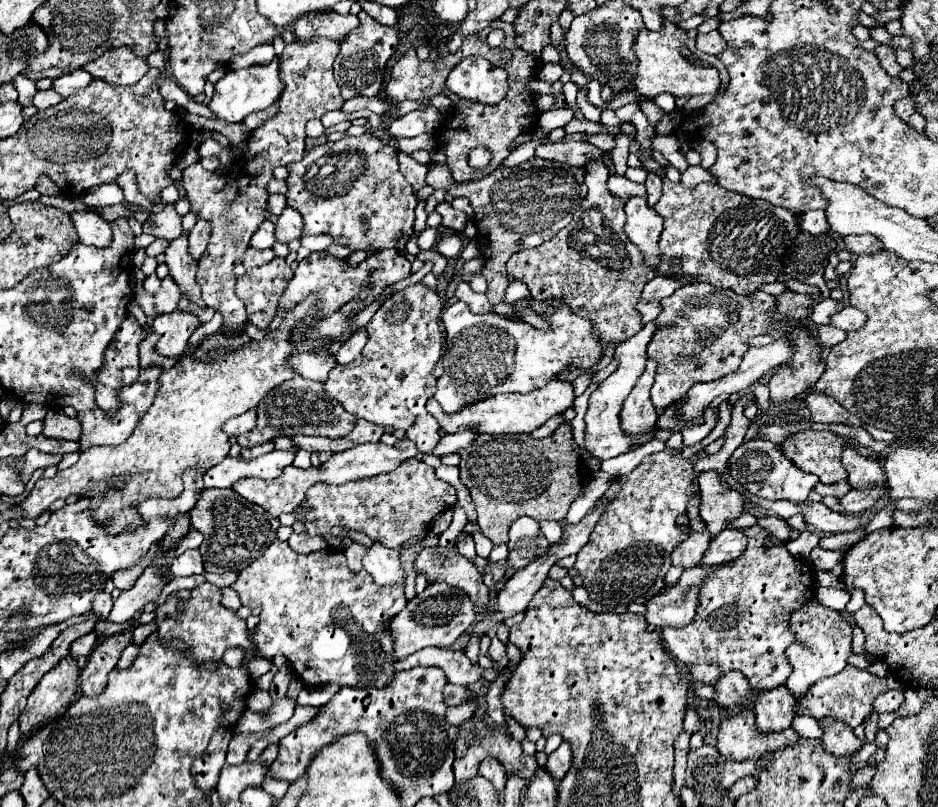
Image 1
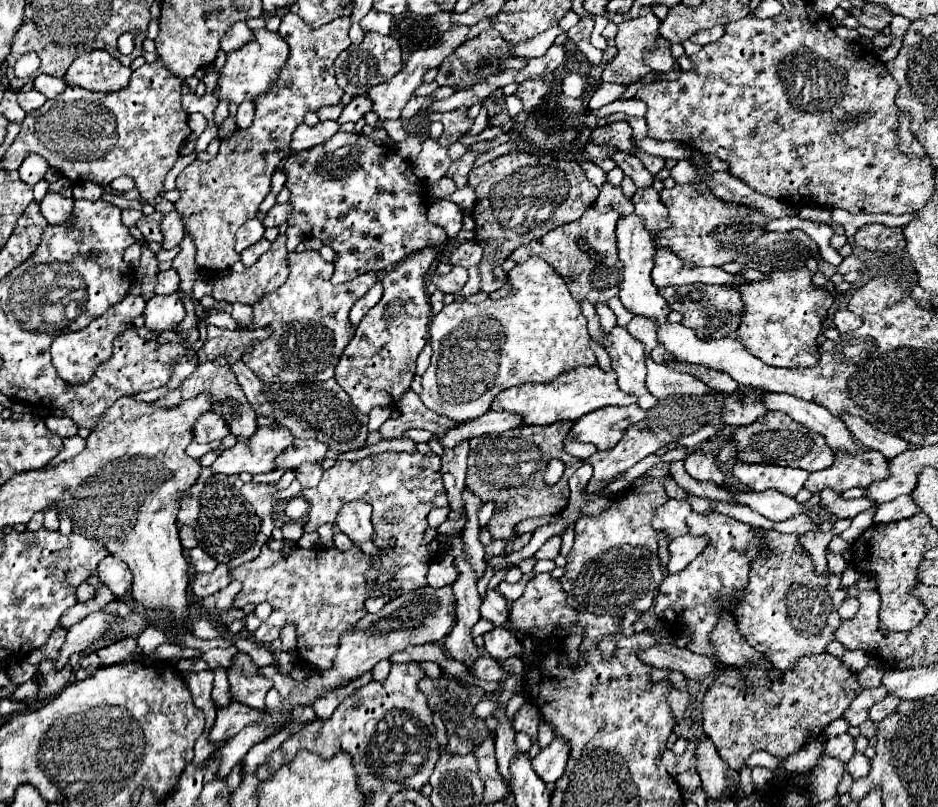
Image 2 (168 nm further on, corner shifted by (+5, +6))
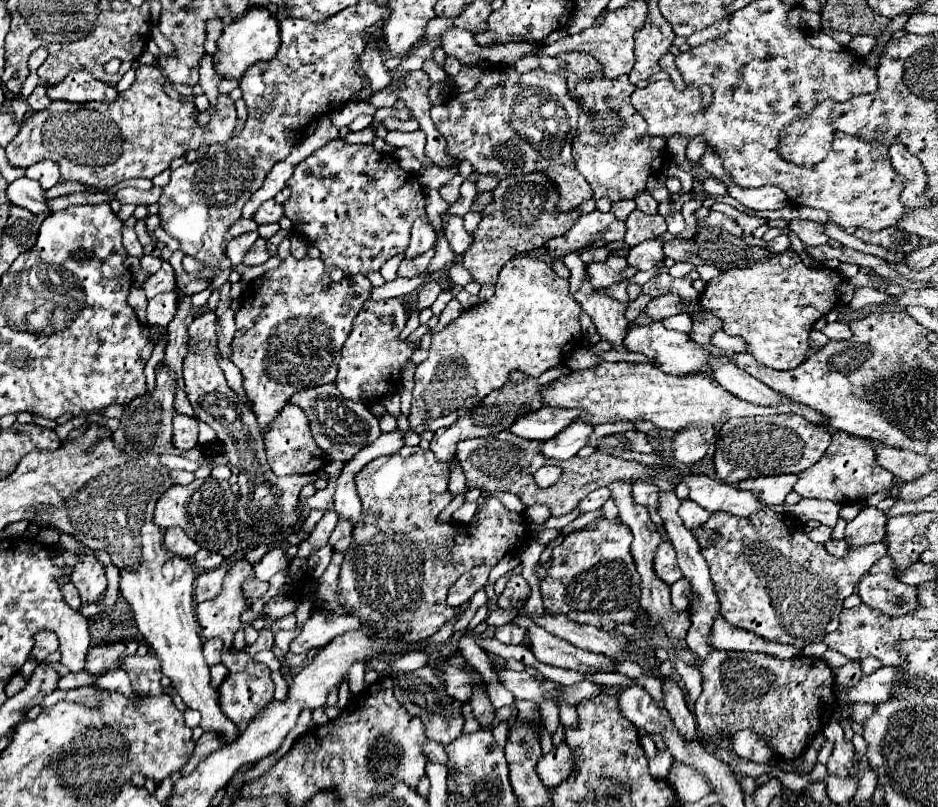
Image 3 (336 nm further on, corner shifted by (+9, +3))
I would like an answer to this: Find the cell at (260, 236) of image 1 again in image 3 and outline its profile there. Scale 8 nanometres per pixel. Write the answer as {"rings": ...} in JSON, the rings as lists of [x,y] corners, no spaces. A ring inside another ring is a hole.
{"rings":[[[249,231],[249,233],[243,233],[243,235],[239,235],[239,237],[235,237],[235,239],[229,241],[229,245],[227,245],[227,257],[231,259],[233,265],[241,263],[243,255],[245,255],[247,249],[255,243],[257,237],[259,237],[257,231]]]}

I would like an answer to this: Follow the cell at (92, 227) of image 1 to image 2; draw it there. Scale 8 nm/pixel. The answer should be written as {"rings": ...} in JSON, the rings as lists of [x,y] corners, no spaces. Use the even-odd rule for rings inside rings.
{"rings":[[[51,192],[43,196],[39,206],[41,206],[41,214],[49,220],[49,224],[67,224],[67,220],[71,218],[73,200]]]}

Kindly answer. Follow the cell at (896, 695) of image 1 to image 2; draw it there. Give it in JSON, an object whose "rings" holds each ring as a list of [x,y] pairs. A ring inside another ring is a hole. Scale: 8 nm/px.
{"rings":[[[883,686],[879,688],[871,688],[871,690],[861,690],[859,696],[849,704],[847,712],[845,712],[845,720],[851,724],[851,726],[859,726],[863,724],[867,718],[869,718],[869,708],[875,704],[875,702],[881,702],[883,698],[887,696],[887,692],[883,692]]]}

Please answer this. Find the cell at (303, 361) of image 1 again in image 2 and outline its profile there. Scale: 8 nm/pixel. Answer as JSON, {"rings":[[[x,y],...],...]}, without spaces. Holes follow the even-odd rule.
{"rings":[[[305,250],[301,254],[289,252],[289,278],[283,286],[273,292],[261,296],[257,304],[253,304],[253,322],[249,326],[237,326],[243,330],[271,328],[271,336],[253,344],[253,350],[243,356],[243,362],[259,376],[265,384],[283,384],[283,382],[319,382],[335,376],[335,366],[343,348],[355,334],[355,328],[349,322],[351,306],[377,282],[375,272],[365,272],[347,284],[331,284],[331,262],[325,262],[319,252]]]}

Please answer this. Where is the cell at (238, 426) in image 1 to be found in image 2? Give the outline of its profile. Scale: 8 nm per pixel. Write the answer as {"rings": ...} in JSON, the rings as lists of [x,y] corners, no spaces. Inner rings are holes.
{"rings":[[[203,412],[193,426],[193,440],[201,444],[223,440],[227,434],[227,424],[223,424],[223,420],[219,420],[219,416],[215,416],[213,412]]]}

